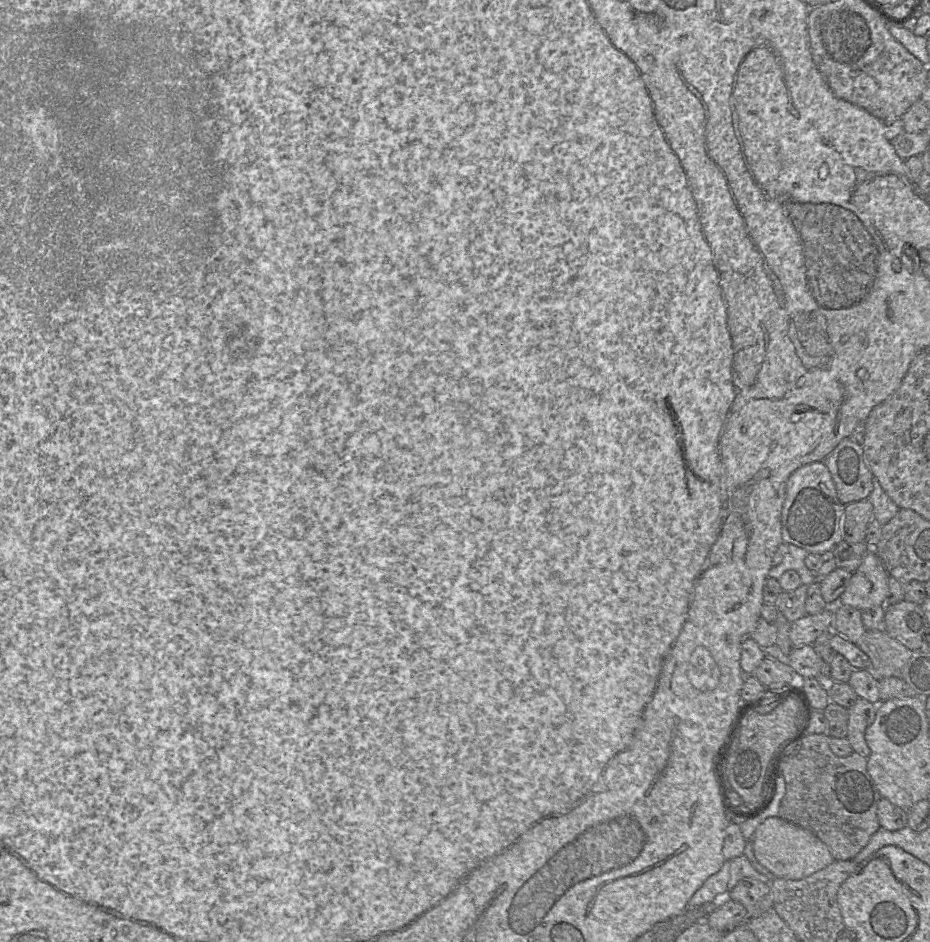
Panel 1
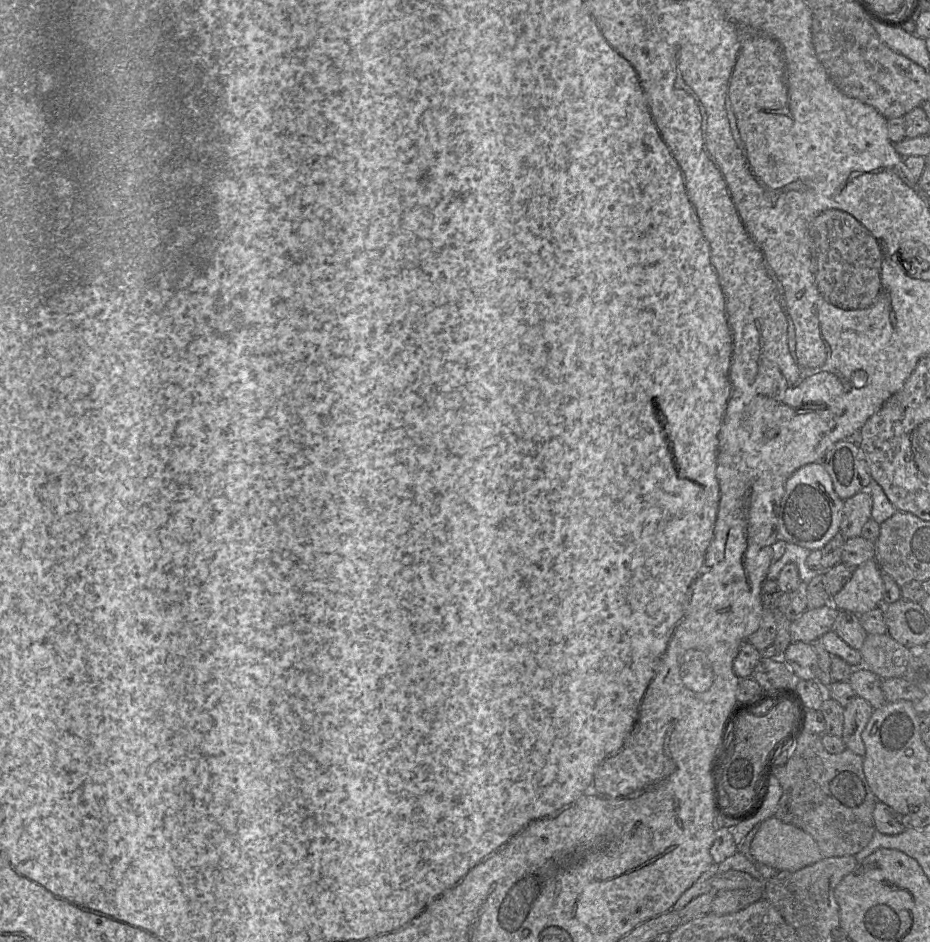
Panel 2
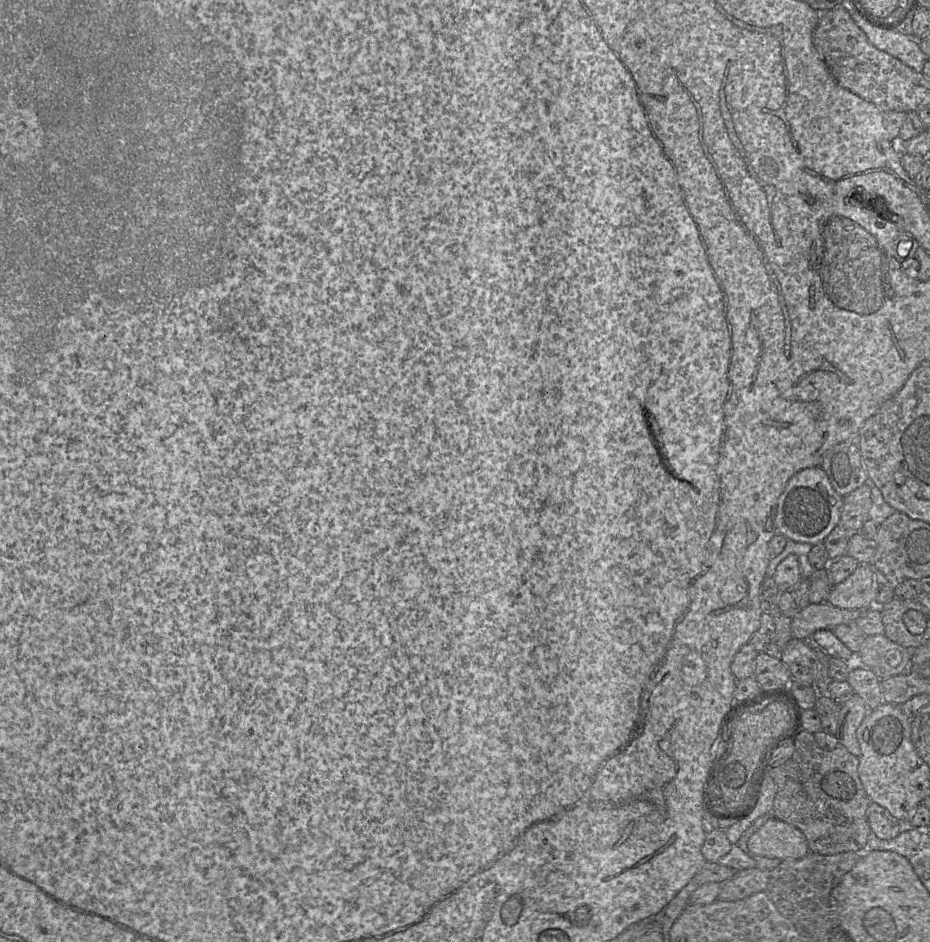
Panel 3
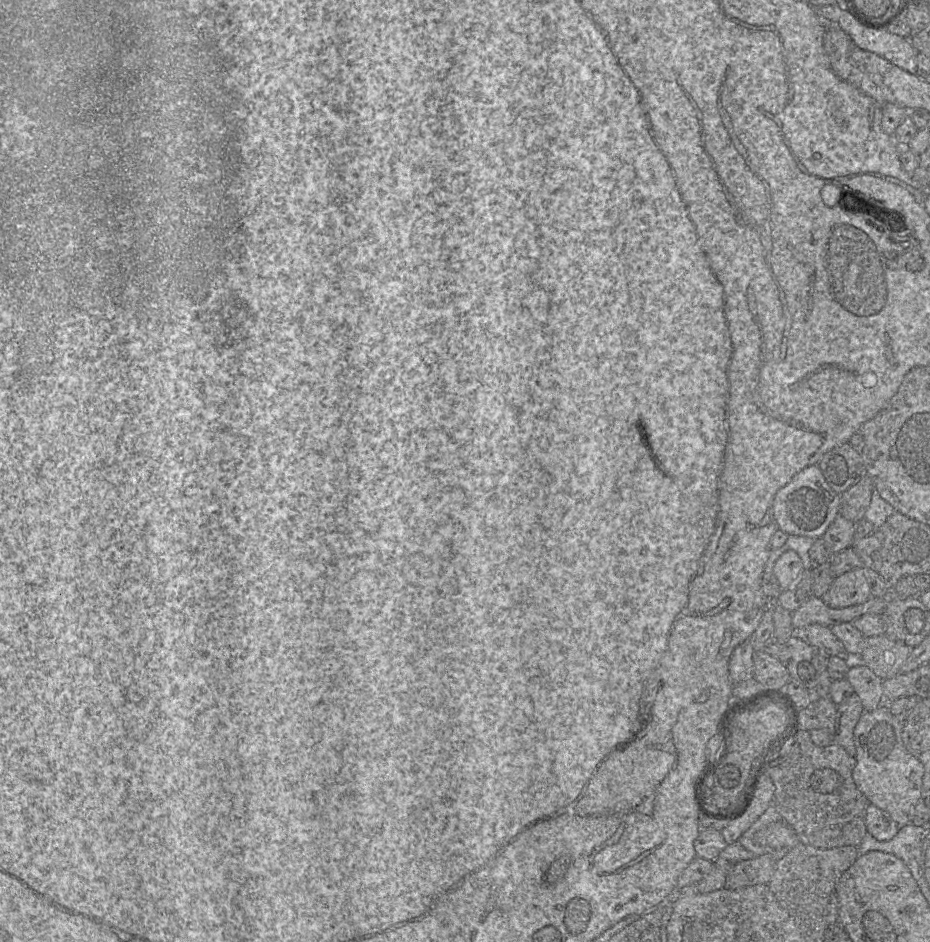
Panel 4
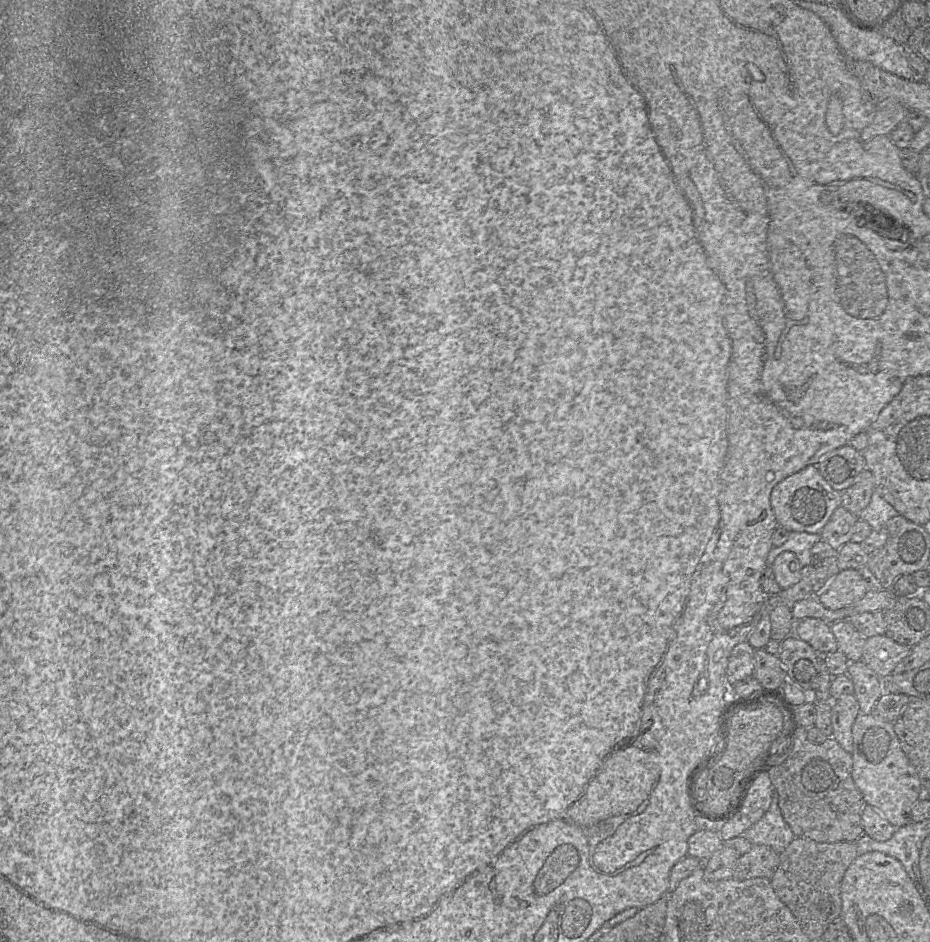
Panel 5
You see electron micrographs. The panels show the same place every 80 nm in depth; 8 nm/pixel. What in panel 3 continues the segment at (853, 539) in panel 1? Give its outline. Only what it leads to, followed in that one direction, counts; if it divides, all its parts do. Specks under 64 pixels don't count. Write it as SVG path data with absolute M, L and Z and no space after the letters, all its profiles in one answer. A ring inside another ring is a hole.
M863 484L842 499L842 509L839 526L847 532L858 533L863 524L869 519L871 507L871 490Z

